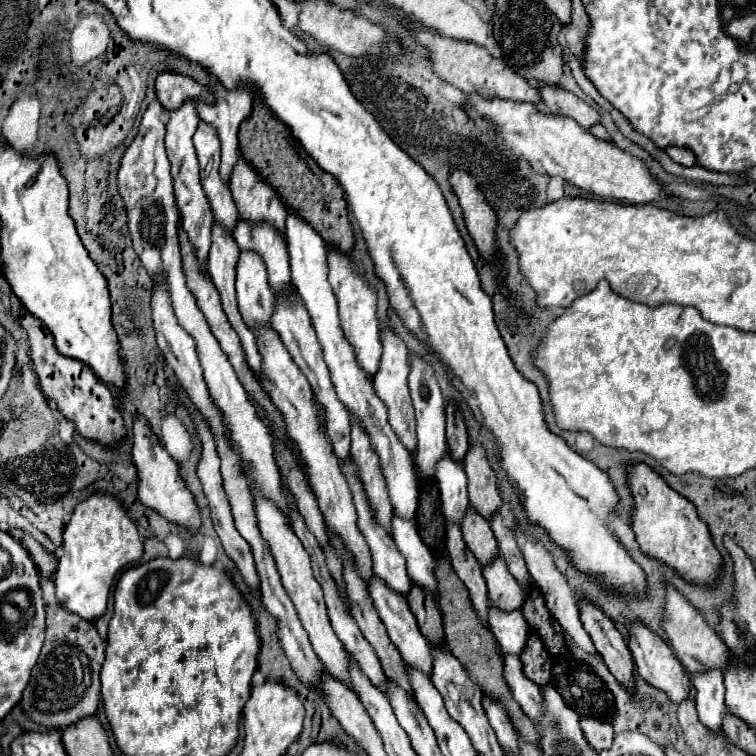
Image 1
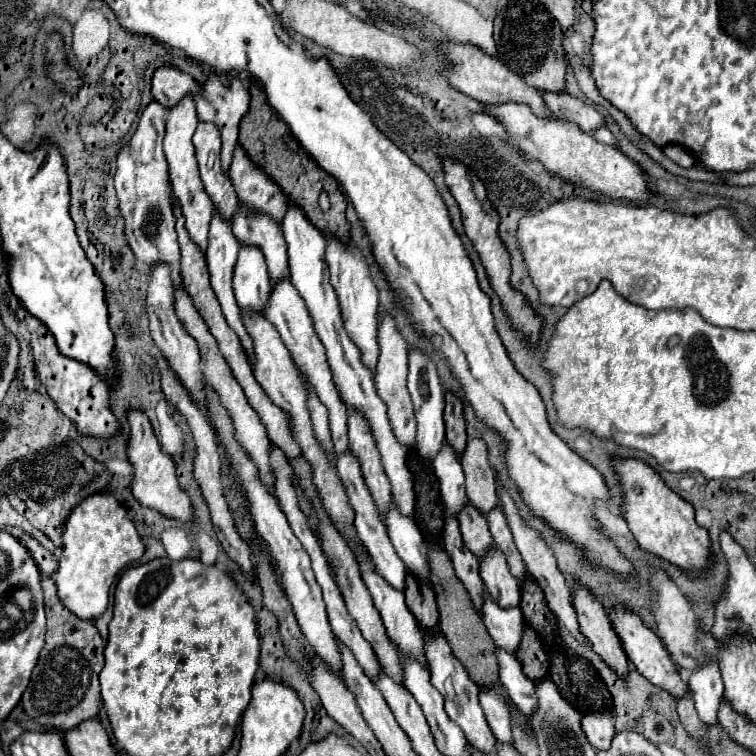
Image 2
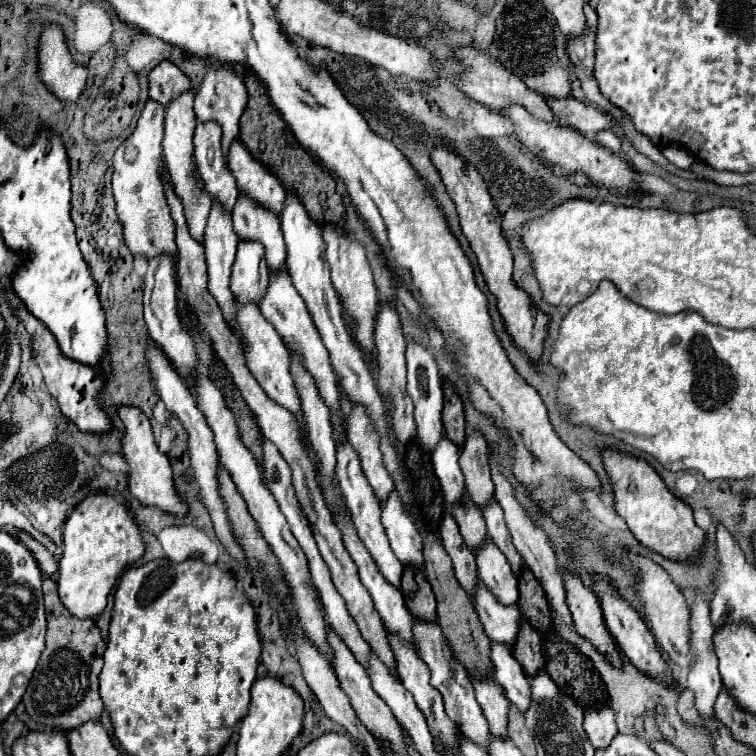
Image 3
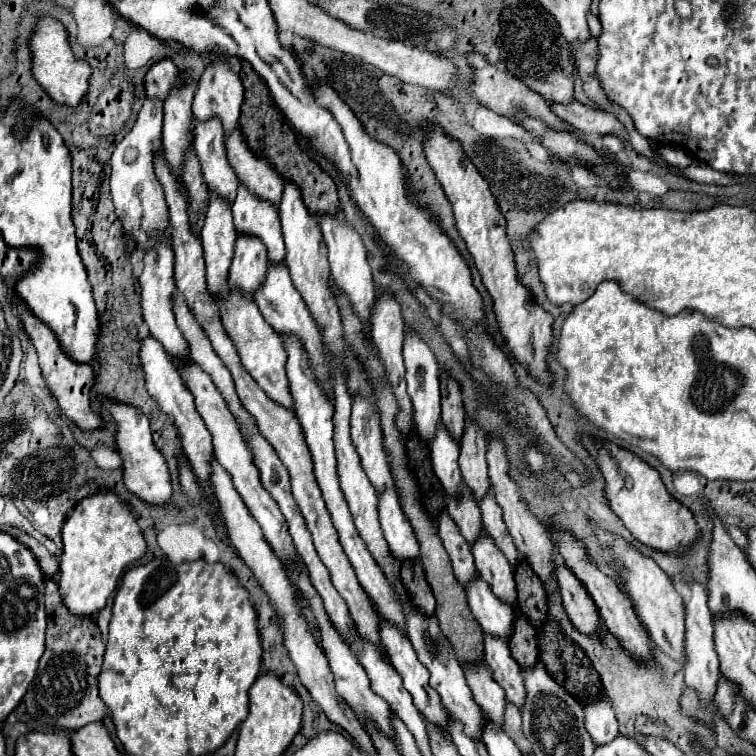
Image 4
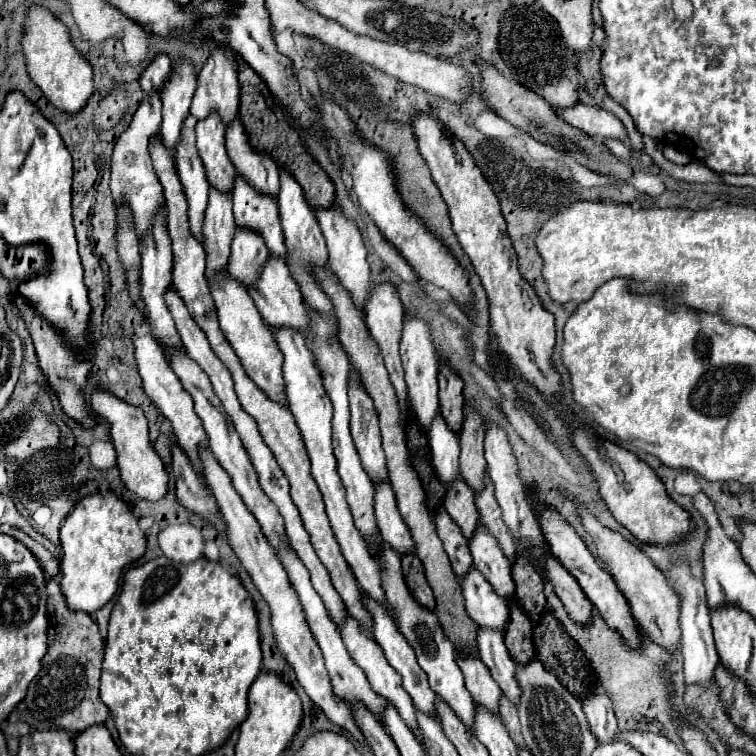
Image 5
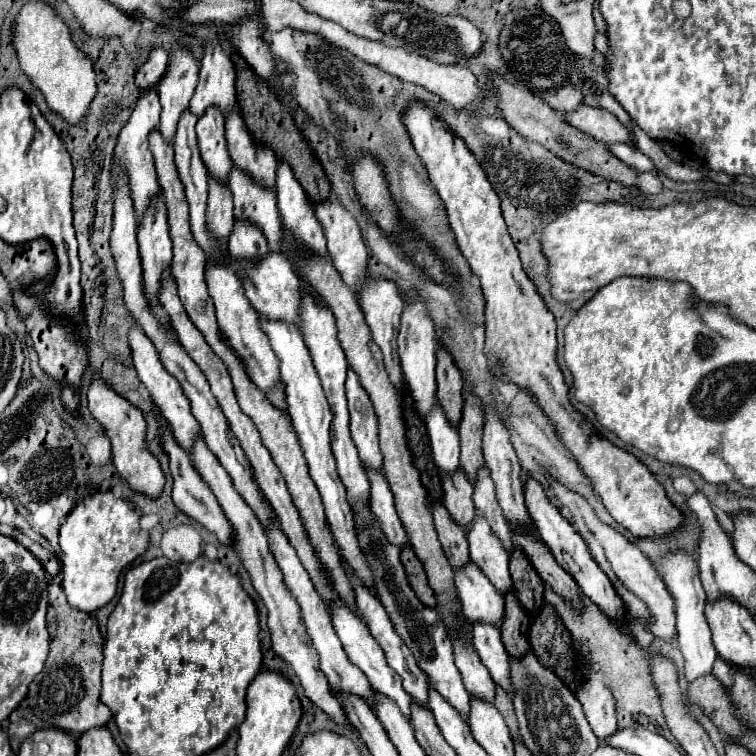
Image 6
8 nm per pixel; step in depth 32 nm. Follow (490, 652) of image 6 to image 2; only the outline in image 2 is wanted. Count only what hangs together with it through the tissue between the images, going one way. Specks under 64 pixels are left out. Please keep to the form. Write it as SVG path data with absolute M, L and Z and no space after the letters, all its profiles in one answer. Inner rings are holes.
M496 646L496 662L500 664L500 684L506 688L512 704L524 714L530 716L536 708L536 694L534 694L534 682L528 680L522 672L520 662L514 654L504 652L504 648Z

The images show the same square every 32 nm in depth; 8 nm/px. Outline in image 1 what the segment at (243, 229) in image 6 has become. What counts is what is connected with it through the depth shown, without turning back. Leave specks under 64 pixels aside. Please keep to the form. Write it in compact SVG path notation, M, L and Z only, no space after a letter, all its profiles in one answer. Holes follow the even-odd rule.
M240 252L236 266L236 298L246 324L270 322L274 292L264 272L264 260L256 252Z

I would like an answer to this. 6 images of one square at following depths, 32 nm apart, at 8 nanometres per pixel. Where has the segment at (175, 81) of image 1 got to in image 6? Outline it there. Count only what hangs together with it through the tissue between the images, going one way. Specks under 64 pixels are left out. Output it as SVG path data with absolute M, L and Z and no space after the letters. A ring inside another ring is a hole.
M152 48L148 54L148 60L136 70L134 82L140 88L152 88L154 84L158 84L158 80L162 78L164 70L168 64L168 52L164 48Z

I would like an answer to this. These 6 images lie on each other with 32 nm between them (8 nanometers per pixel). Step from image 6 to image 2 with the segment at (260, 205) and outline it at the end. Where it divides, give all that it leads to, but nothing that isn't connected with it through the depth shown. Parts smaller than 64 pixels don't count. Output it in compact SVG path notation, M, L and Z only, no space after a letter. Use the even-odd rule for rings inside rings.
M236 210L232 230L240 244L256 244L262 248L272 282L288 276L286 242L276 220L268 220L268 216L248 216L248 212Z

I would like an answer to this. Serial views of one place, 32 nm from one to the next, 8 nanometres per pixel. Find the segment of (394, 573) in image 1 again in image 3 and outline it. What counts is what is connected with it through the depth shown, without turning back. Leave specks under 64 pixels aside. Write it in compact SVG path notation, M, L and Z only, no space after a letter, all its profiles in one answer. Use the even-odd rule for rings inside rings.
M338 386L338 394L340 394L340 440L338 440L338 446L336 446L336 458L338 458L338 464L336 464L336 478L338 478L338 484L340 484L340 490L344 492L344 500L346 500L346 506L352 514L352 520L354 520L354 526L358 530L358 536L360 540L364 542L364 546L368 548L368 552L372 554L376 566L380 568L382 576L394 584L394 586L400 586L400 578L402 578L402 562L392 554L390 550L390 544L388 544L388 538L384 534L384 528L382 528L382 522L380 522L380 502L376 500L376 494L372 492L372 488L368 488L368 480L364 480L364 472L360 472L360 460L356 460L356 452L352 452L352 444L348 444L348 414L352 410L352 404L348 400L348 396L344 394L344 390Z

